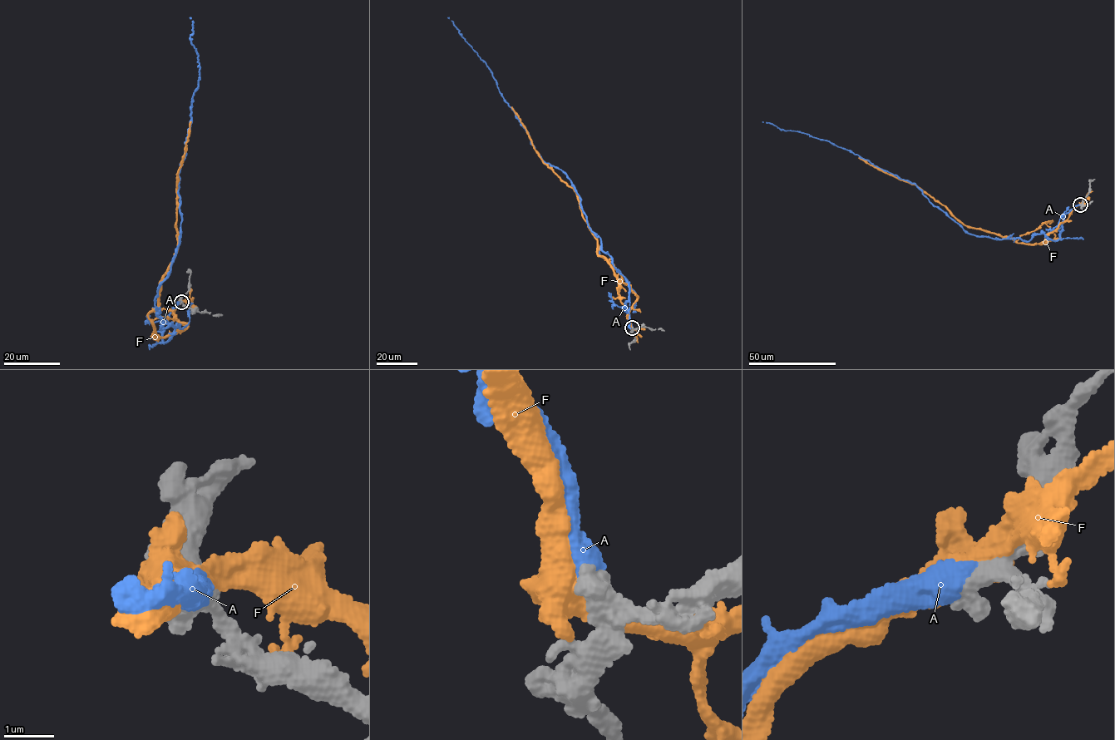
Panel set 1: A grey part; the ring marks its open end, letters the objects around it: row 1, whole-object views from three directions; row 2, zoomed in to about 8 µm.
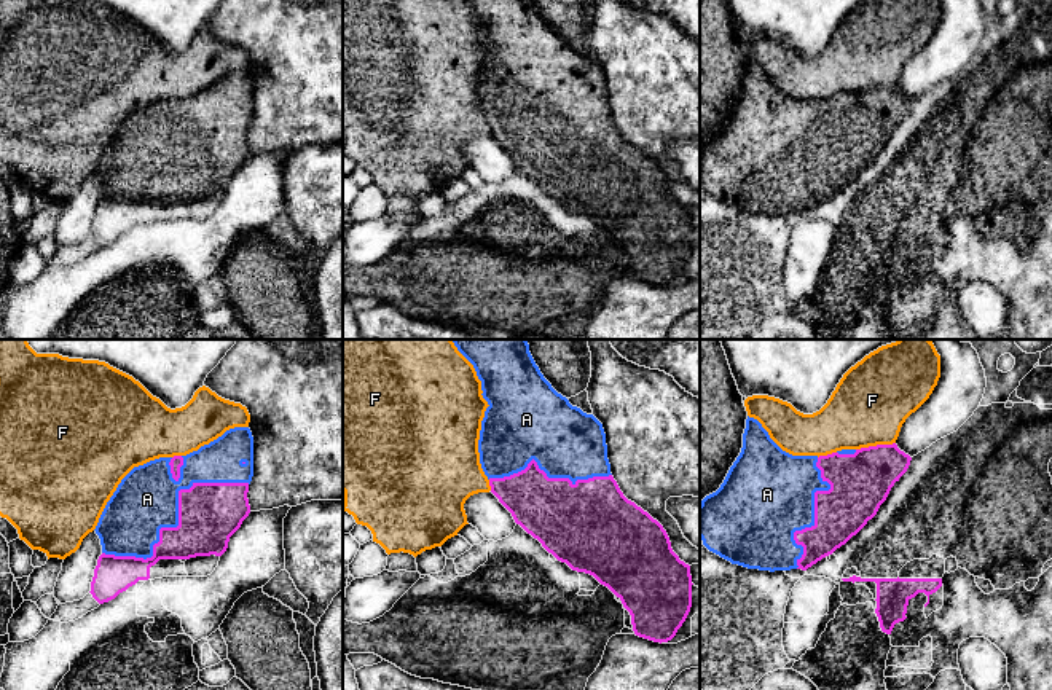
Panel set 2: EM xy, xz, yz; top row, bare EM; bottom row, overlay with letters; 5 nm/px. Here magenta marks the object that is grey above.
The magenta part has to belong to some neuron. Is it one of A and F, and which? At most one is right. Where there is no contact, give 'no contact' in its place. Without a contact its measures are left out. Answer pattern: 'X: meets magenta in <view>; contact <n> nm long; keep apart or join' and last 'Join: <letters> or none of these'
A: meets magenta in xy; contact 800 nm long; join
F: meets magenta in yz; contact 200 nm long; keep apart
Join: A

